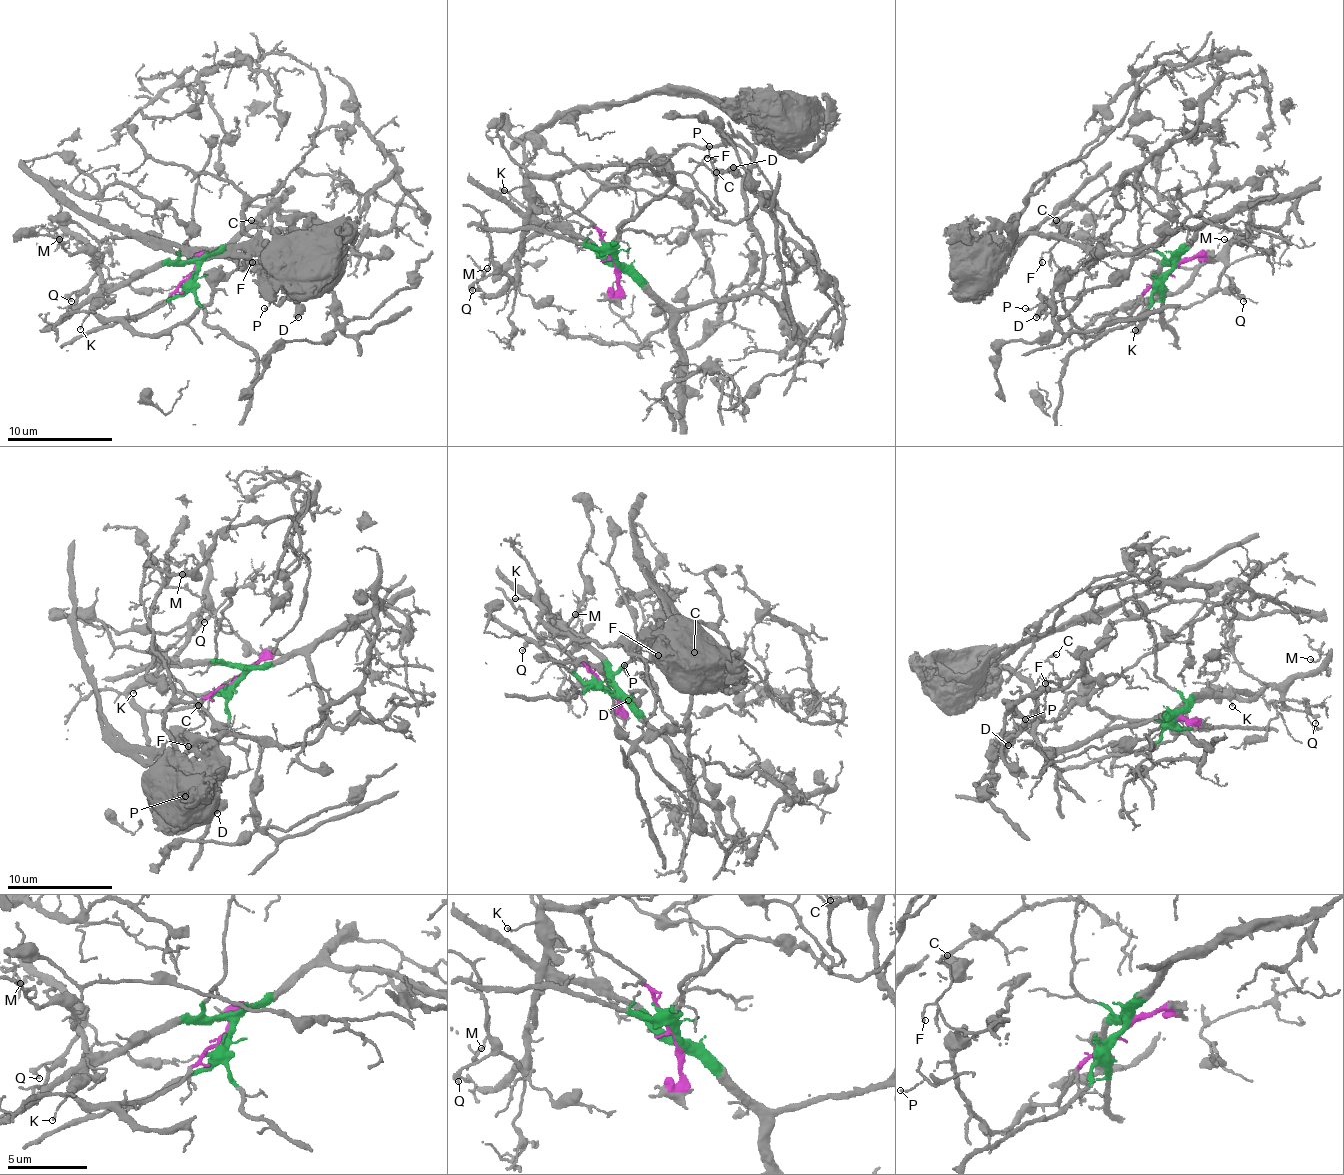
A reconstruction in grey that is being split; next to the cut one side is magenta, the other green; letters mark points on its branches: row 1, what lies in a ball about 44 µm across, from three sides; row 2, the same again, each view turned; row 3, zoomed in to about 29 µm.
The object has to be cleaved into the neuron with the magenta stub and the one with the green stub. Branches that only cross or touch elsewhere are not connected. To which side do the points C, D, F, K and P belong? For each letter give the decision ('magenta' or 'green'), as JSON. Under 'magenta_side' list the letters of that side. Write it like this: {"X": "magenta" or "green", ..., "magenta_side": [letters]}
{"C": "magenta", "D": "magenta", "F": "magenta", "K": "magenta", "P": "magenta", "magenta_side": ["C", "D", "F", "K", "P"]}

